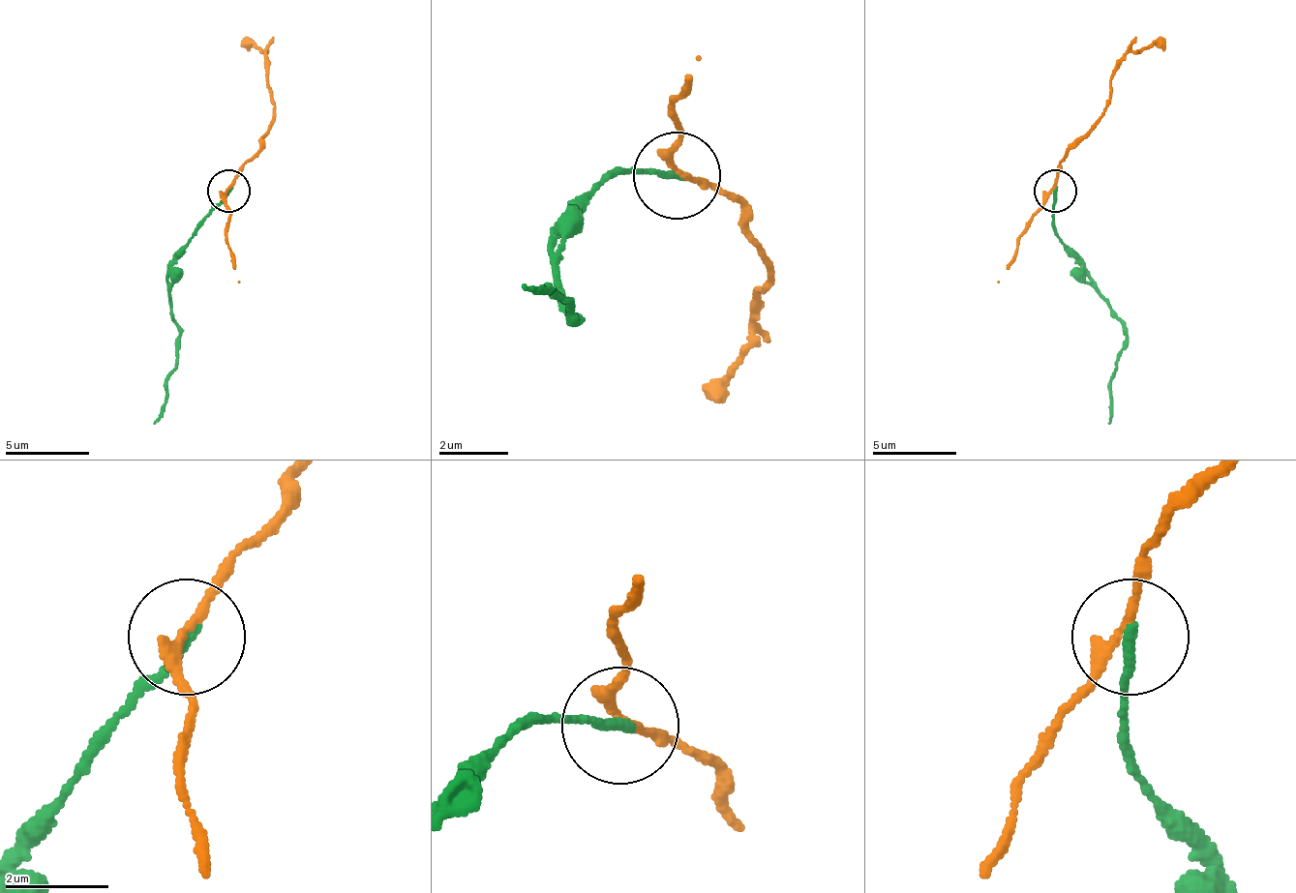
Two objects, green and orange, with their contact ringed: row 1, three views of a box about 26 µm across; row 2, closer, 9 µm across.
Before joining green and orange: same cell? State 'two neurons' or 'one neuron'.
two neurons

